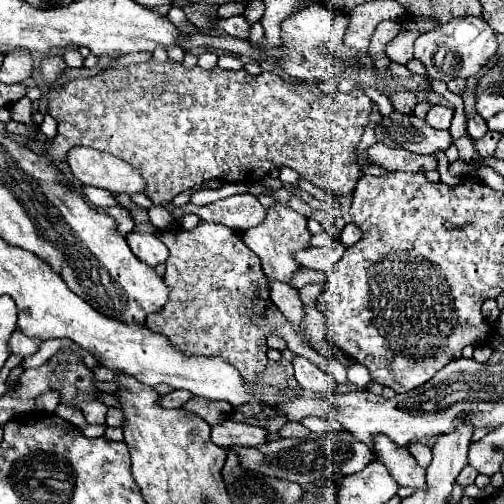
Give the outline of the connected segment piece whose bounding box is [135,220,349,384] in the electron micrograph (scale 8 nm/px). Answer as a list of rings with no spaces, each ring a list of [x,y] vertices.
[[[203,220],[193,230],[169,228],[169,230],[161,232],[155,226],[151,226],[149,222],[137,224],[135,230],[155,234],[169,248],[169,258],[165,262],[167,272],[165,272],[163,280],[171,288],[171,292],[169,292],[167,304],[159,312],[153,312],[147,316],[145,326],[151,332],[165,336],[177,350],[181,350],[185,354],[219,356],[219,358],[225,358],[227,362],[233,362],[233,366],[239,370],[239,374],[243,376],[243,380],[247,384],[261,382],[261,376],[263,376],[265,364],[267,364],[267,336],[281,336],[293,352],[297,352],[297,354],[305,356],[307,360],[311,360],[313,364],[317,364],[321,370],[331,374],[337,383],[349,383],[347,369],[344,366],[335,358],[327,359],[317,354],[313,348],[303,346],[299,336],[291,328],[291,324],[285,318],[281,318],[281,312],[273,306],[273,302],[269,298],[267,278],[261,270],[261,262],[245,246],[245,242],[237,230],[231,230],[227,226],[213,224],[213,222],[203,222]]]

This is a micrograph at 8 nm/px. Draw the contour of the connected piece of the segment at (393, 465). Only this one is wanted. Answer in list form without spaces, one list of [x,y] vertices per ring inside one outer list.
[[[377,436],[375,450],[379,452],[379,460],[389,468],[389,472],[401,486],[411,486],[417,490],[423,490],[423,486],[427,486],[425,470],[417,464],[407,448],[395,446],[387,436]]]

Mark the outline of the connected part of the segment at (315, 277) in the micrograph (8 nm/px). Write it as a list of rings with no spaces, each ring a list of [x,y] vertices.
[[[301,269],[299,272],[294,274],[290,285],[299,290],[300,288],[310,283],[312,284],[321,281],[324,282],[325,278],[326,277],[323,272],[316,270],[313,271],[310,269]]]

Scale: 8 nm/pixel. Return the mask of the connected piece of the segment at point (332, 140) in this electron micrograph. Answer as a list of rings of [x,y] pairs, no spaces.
[[[145,62],[145,64],[135,64],[128,67],[119,67],[115,70],[105,70],[99,74],[99,78],[77,78],[67,82],[61,90],[49,90],[49,114],[57,120],[57,136],[51,142],[51,152],[49,156],[53,160],[63,162],[67,158],[67,150],[73,146],[89,146],[101,152],[109,152],[125,162],[129,162],[131,166],[135,166],[143,178],[145,178],[145,196],[155,204],[167,204],[171,202],[177,194],[181,194],[183,190],[207,182],[207,180],[221,180],[221,182],[229,182],[229,184],[257,184],[261,182],[273,168],[283,168],[289,166],[295,172],[299,172],[299,176],[307,178],[311,184],[315,184],[317,188],[323,188],[332,192],[337,197],[347,196],[351,194],[351,190],[355,188],[357,180],[359,180],[359,162],[357,162],[357,144],[361,142],[363,130],[369,124],[369,114],[371,114],[371,98],[363,92],[363,90],[351,90],[347,94],[343,92],[335,92],[335,94],[325,94],[317,84],[309,84],[309,82],[287,82],[277,74],[271,72],[261,72],[259,76],[251,76],[245,70],[239,72],[227,72],[221,68],[213,68],[213,70],[203,70],[199,66],[195,66],[193,70],[183,68],[179,62],[163,62],[163,64],[153,64],[153,62]]]

